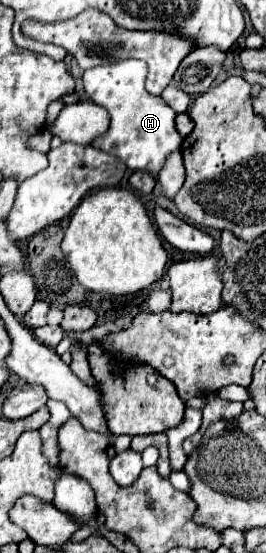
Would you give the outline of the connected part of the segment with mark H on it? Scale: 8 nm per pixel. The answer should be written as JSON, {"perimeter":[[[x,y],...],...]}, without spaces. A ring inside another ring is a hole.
{"perimeter":[[[124,59],[114,65],[86,69],[84,91],[90,101],[110,113],[110,131],[94,139],[92,147],[116,155],[130,171],[146,171],[156,175],[164,167],[166,157],[180,149],[182,137],[176,131],[176,111],[170,109],[160,95],[150,95],[146,91],[146,71],[146,63],[138,59]]]}

